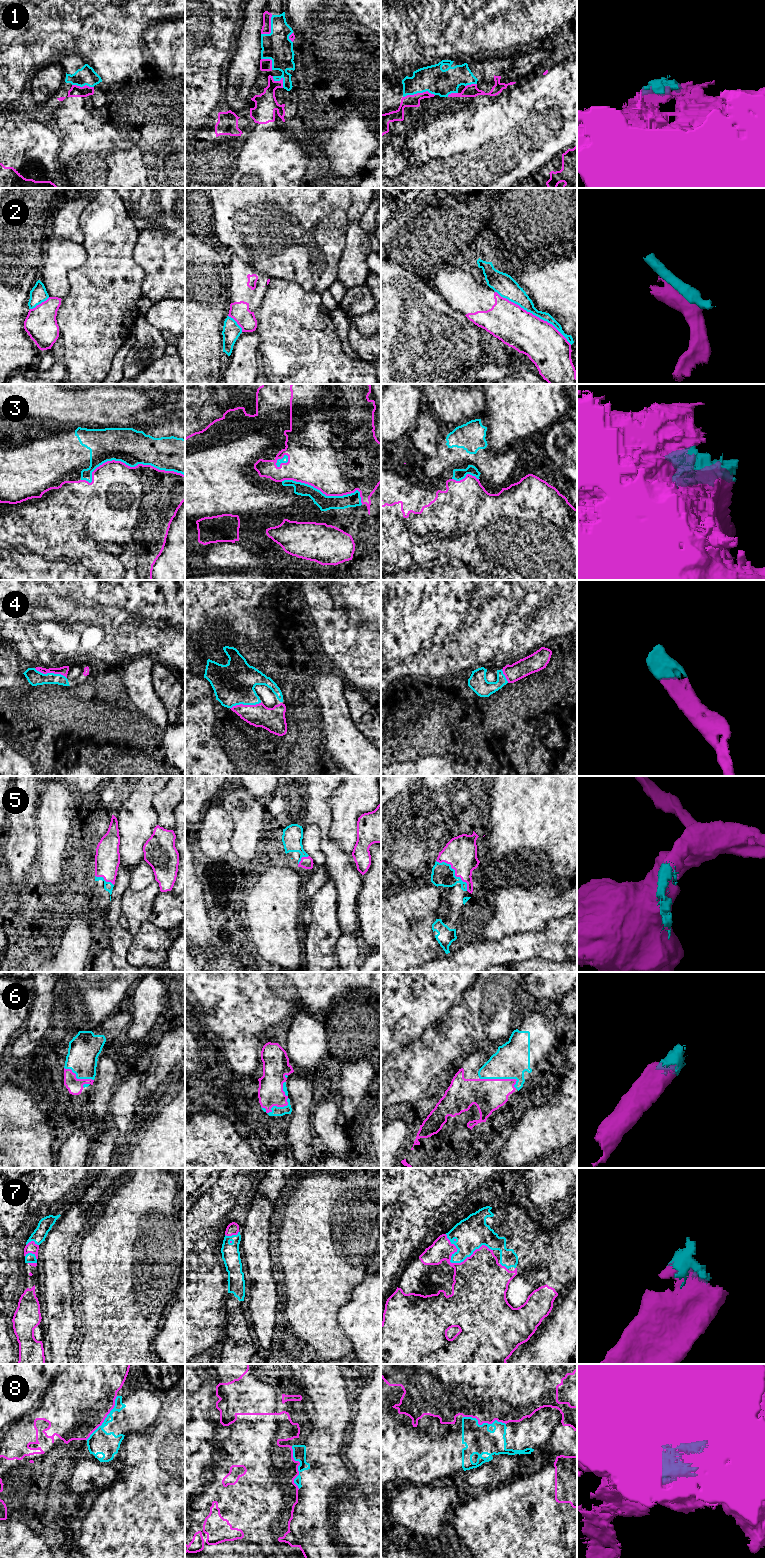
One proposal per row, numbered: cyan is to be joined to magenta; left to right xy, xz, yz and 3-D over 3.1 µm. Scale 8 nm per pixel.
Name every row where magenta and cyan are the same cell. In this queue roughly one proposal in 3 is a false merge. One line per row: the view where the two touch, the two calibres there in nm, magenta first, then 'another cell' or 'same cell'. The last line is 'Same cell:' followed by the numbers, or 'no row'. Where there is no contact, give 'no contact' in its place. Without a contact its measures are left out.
1: yz | 100/220 nm | another cell
2: yz | 320/150 nm | another cell
3: xy | 500/280 nm | another cell
4: xy | 70/120 nm | same cell
5: yz | 260/180 nm | same cell
6: yz | 260/280 nm | same cell
7: yz | 440/240 nm | same cell
8: xz | 420/110 nm | another cell
Same cell: 4, 5, 6, 7

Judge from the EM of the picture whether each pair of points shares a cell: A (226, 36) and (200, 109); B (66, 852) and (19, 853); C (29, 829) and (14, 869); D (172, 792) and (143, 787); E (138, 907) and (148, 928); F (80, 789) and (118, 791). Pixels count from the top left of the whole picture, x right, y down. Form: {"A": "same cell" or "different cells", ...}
{"A": "same cell", "B": "different cells", "C": "same cell", "D": "different cells", "E": "different cells", "F": "same cell"}

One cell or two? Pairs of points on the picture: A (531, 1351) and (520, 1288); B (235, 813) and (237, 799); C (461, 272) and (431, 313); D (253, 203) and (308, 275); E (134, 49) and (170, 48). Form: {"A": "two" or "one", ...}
{"A": "two", "B": "one", "C": "two", "D": "one", "E": "two"}

